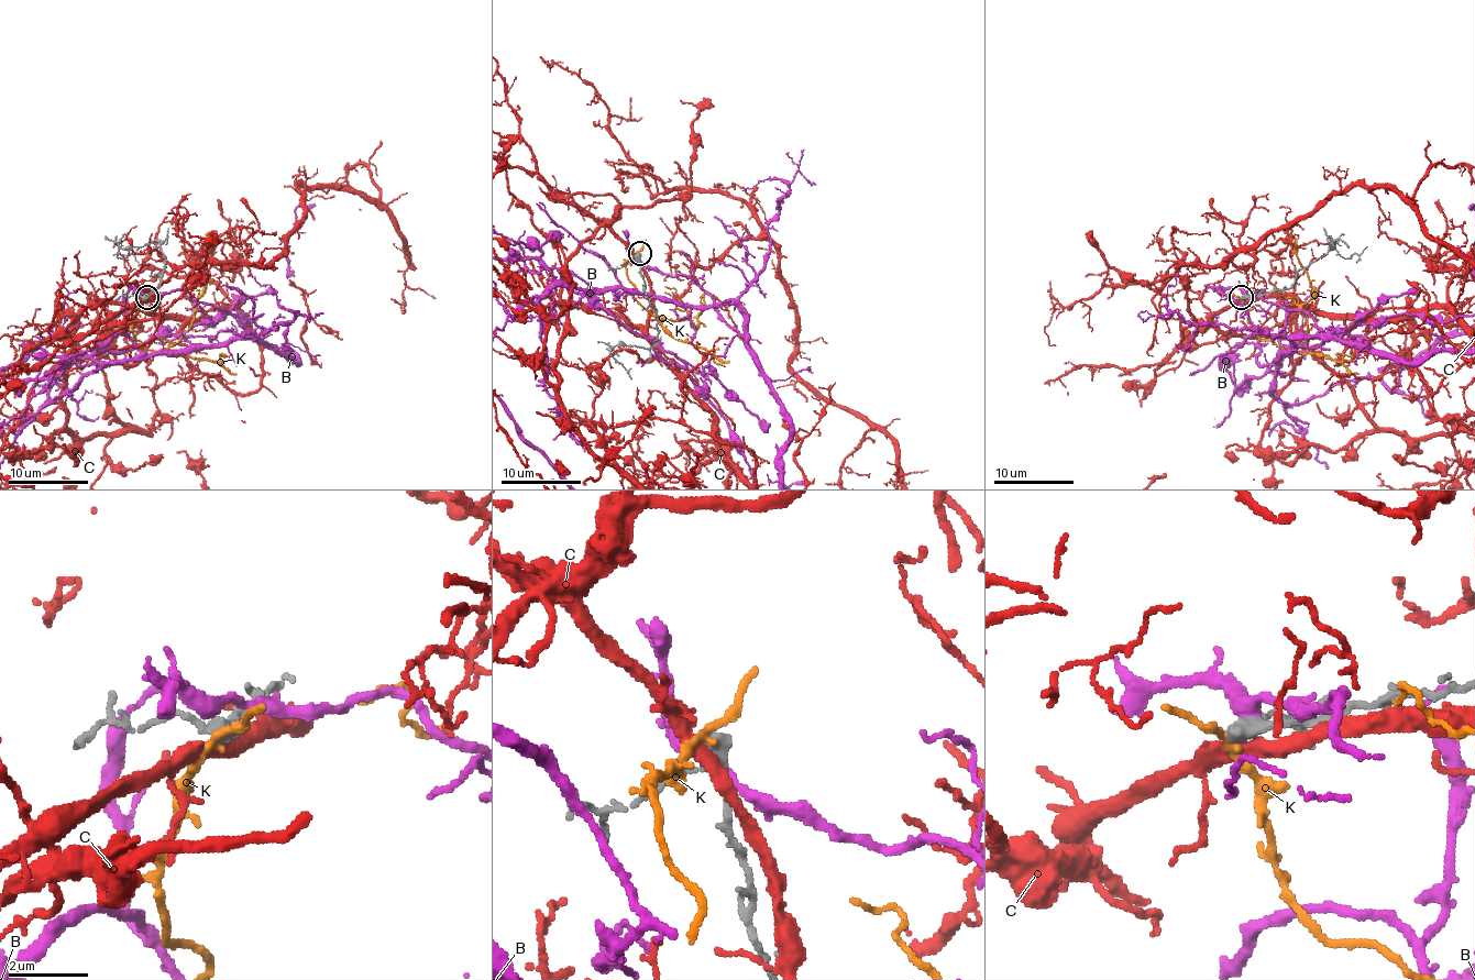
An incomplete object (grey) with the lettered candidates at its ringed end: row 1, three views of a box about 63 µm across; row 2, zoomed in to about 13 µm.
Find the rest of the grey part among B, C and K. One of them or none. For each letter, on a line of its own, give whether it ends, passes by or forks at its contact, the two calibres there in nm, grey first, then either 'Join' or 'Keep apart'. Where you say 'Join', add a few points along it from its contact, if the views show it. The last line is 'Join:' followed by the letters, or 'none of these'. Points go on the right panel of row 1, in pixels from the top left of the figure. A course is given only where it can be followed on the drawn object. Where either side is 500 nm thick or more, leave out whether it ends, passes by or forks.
B: It passes by. Thickness 400 nm (grey) against 400 nm. Keep apart
C: It passes by. Thickness 380 nm (grey) against 360 nm. Keep apart
K: It passes by. Thickness 360 nm (grey) against 200 nm. Keep apart
Join: none of these

